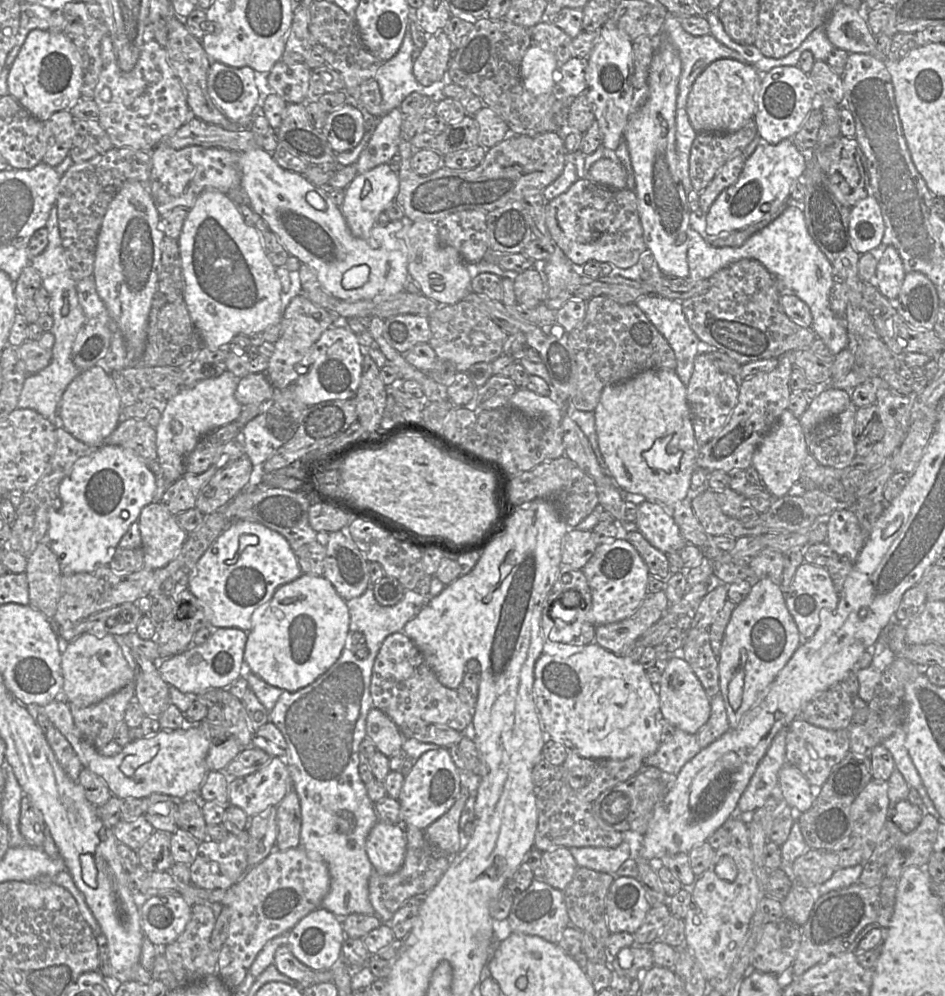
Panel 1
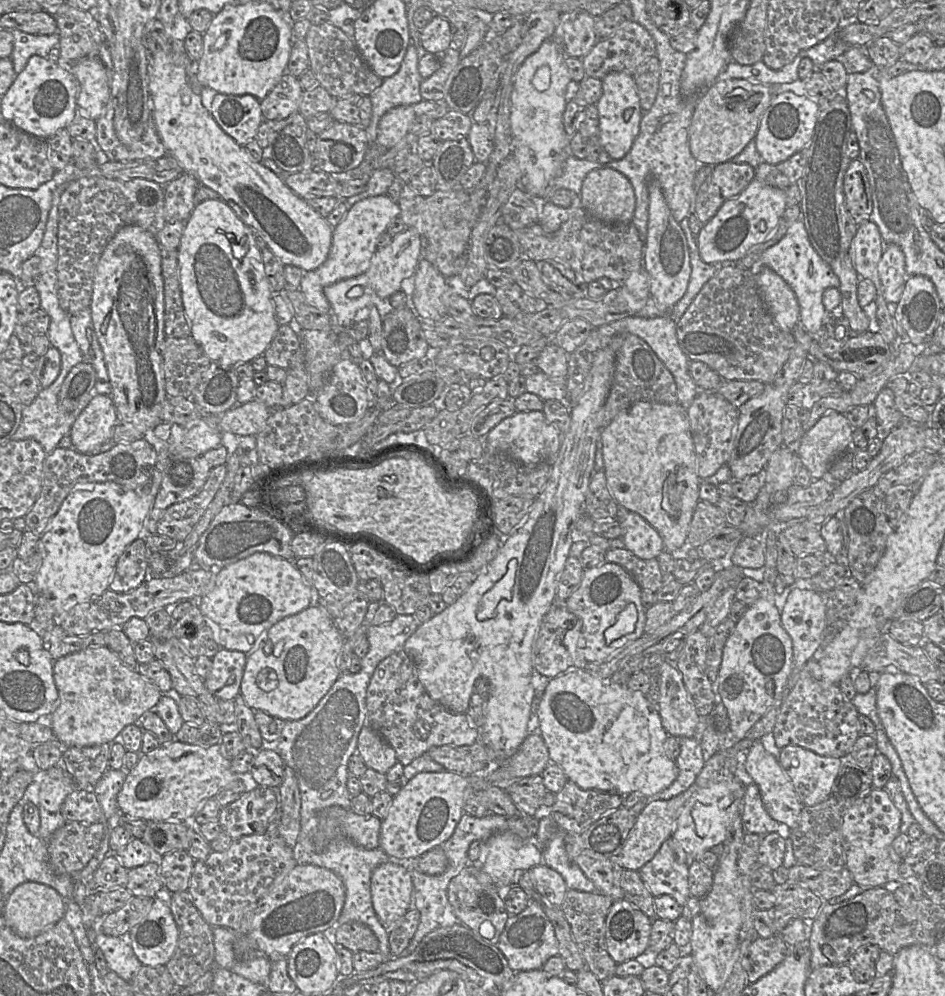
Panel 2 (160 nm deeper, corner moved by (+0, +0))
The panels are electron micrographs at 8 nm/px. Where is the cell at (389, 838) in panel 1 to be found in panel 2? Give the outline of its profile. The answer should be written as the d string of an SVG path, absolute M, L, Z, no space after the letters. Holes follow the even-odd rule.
M388 861L376 867L371 877L374 910L388 932L413 905L413 883L408 869Z

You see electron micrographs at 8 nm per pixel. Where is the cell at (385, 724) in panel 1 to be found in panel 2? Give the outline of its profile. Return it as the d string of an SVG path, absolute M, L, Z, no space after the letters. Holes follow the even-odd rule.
M367 724L358 736L357 752L363 758L367 768L384 775L397 762L393 747Z

